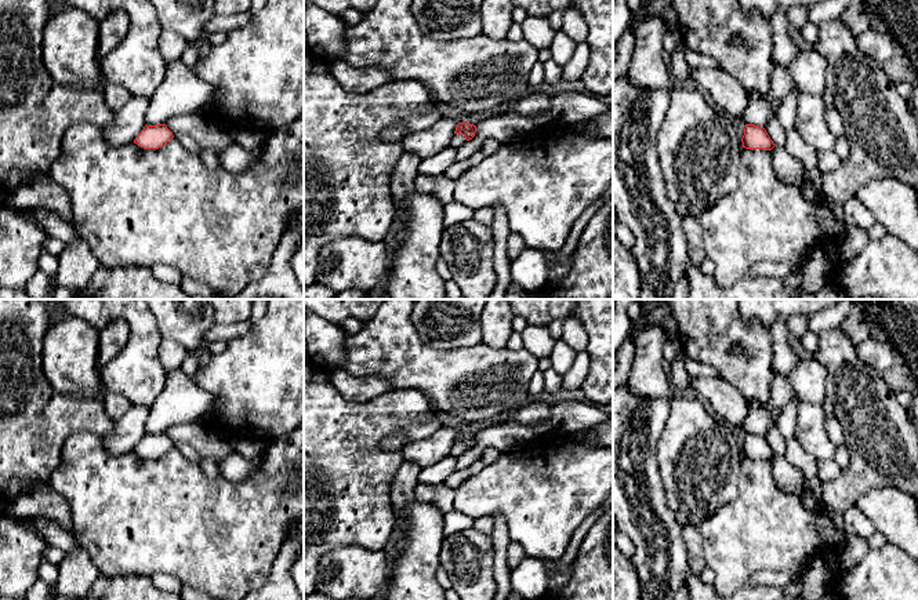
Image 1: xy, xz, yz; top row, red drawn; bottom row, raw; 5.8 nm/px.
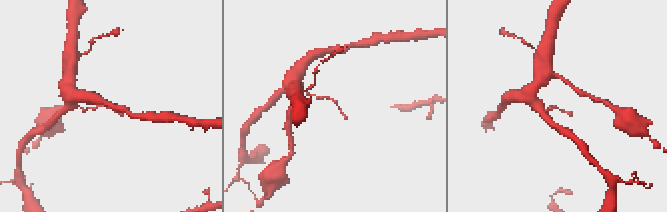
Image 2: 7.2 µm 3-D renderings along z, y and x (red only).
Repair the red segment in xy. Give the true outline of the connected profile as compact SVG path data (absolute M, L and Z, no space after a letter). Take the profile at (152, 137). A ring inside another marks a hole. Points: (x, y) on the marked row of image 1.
M166 124L145 126L137 135L134 143L144 149L159 149L174 138Z

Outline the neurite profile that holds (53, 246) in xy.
M48 237L43 243L43 252L48 252L51 255L59 255L64 247L65 247L65 243L62 240Z

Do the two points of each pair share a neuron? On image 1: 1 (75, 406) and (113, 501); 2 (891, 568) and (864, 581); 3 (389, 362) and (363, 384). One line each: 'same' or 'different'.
1: different
2: same
3: different

